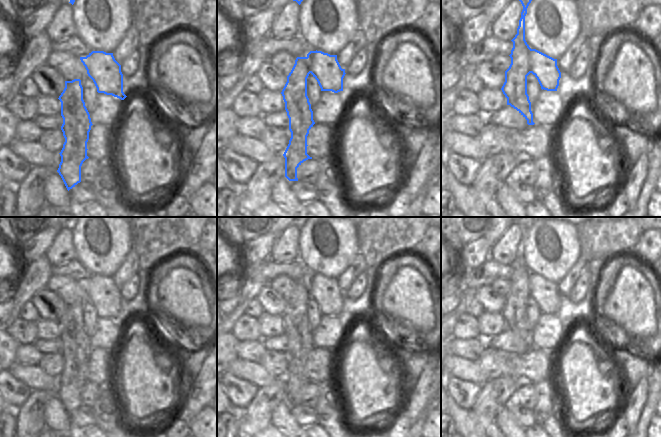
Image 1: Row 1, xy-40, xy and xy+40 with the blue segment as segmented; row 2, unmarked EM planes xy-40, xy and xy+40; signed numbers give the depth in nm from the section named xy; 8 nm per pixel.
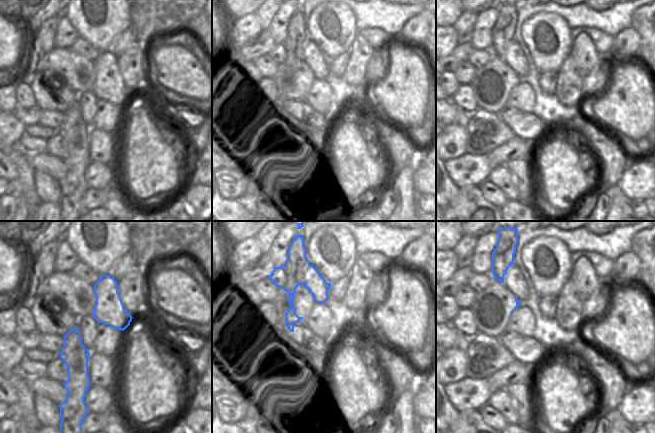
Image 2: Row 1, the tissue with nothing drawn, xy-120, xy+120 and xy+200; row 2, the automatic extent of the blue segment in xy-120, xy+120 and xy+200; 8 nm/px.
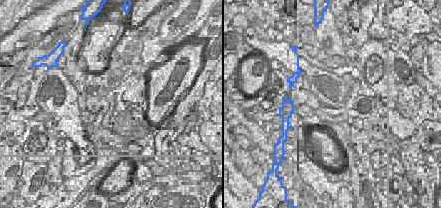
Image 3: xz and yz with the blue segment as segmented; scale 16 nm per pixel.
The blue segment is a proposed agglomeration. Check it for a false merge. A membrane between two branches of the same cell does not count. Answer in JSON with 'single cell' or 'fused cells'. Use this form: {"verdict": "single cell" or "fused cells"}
{"verdict": "fused cells"}

